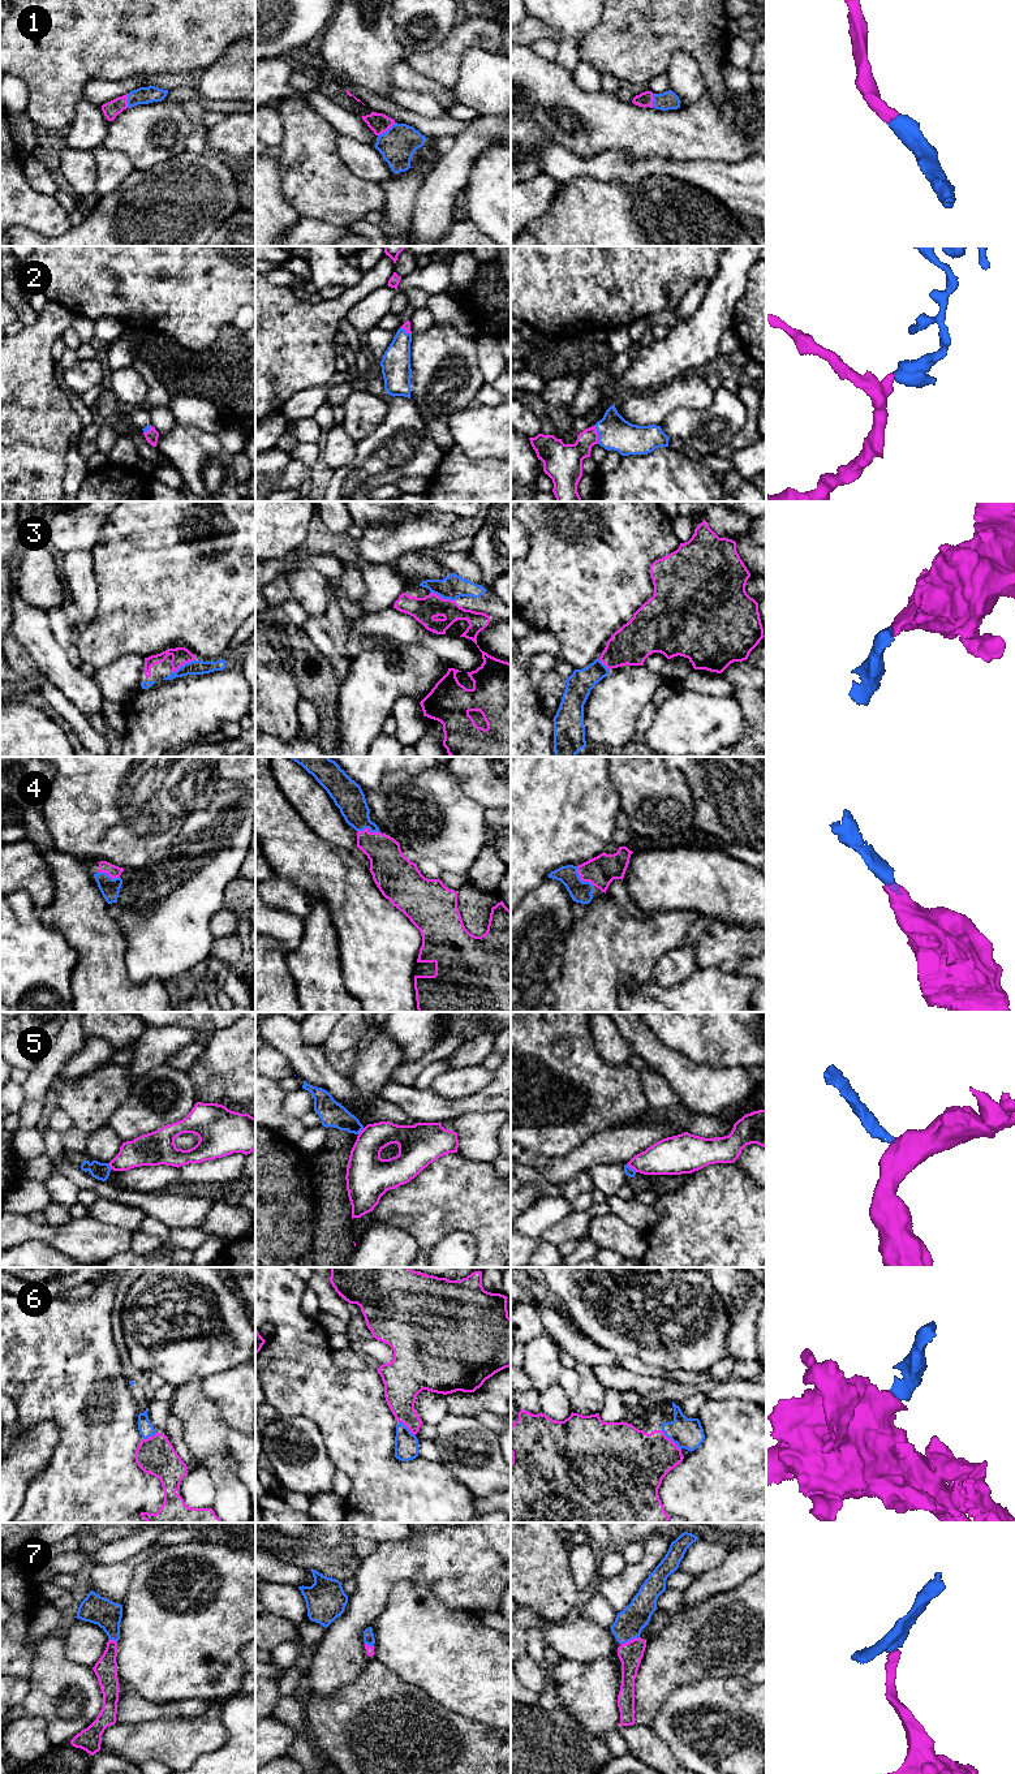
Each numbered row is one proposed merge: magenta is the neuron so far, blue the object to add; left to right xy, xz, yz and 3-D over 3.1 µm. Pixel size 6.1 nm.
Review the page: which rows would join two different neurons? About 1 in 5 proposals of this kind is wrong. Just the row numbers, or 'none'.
5

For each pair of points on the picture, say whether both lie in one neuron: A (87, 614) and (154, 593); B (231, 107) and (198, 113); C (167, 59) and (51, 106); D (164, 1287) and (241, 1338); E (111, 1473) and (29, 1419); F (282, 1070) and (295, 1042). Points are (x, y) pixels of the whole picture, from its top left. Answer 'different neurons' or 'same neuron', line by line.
A: different neurons
B: different neurons
C: same neuron
D: same neuron
E: same neuron
F: different neurons

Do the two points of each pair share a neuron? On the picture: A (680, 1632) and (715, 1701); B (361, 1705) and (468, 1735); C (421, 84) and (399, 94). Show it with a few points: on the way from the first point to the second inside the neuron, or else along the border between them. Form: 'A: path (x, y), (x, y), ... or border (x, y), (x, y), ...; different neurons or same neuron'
A: border (734, 1675), (706, 1676), (680, 1684), (675, 1689); different neurons
B: path (387, 1731), (442, 1734); same neuron
C: border (395, 87), (430, 93), (437, 102); different neurons

